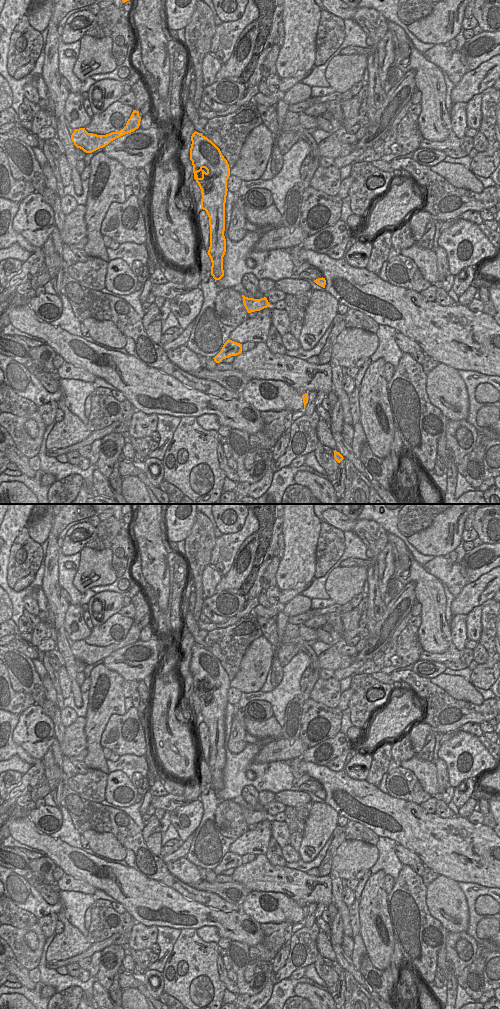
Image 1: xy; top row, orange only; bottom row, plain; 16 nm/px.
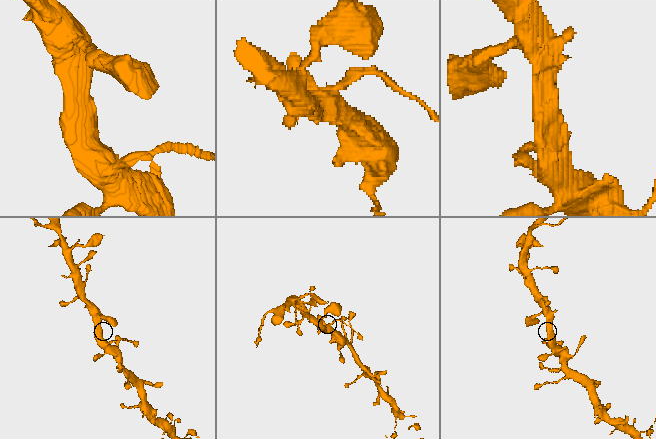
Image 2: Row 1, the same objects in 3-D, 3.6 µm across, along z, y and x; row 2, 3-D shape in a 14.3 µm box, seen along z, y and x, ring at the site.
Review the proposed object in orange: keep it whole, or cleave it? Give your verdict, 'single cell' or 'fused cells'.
single cell

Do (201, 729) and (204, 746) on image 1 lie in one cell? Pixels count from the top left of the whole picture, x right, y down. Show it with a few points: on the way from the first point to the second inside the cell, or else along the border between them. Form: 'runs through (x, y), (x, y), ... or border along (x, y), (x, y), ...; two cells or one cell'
runs through (202, 733), (204, 742); one cell

